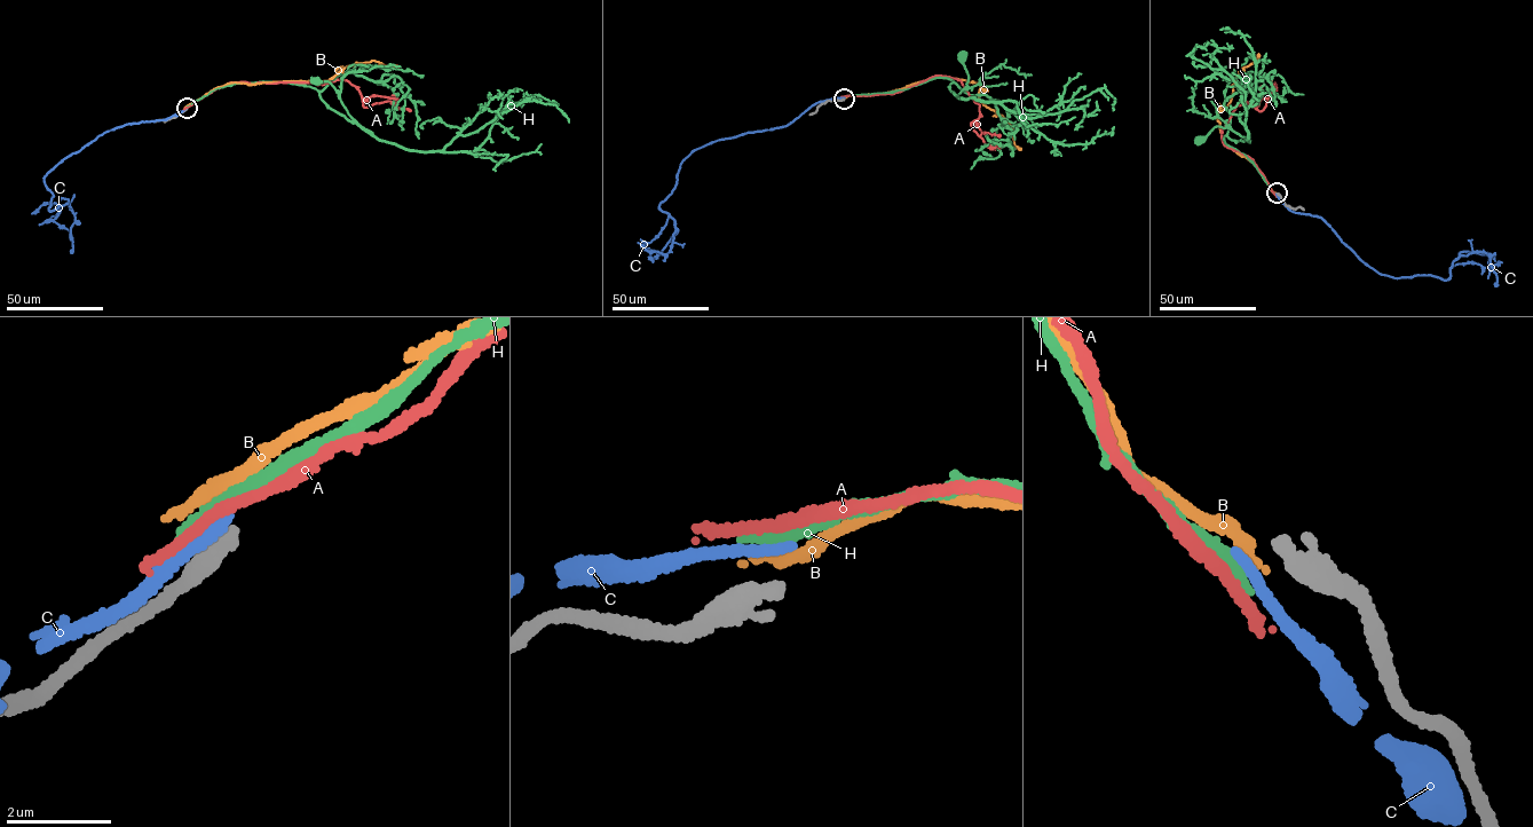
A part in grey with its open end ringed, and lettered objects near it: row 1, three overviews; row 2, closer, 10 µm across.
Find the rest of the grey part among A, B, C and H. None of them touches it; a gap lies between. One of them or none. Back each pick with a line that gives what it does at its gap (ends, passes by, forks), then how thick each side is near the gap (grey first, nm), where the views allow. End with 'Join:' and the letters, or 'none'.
Join: none

